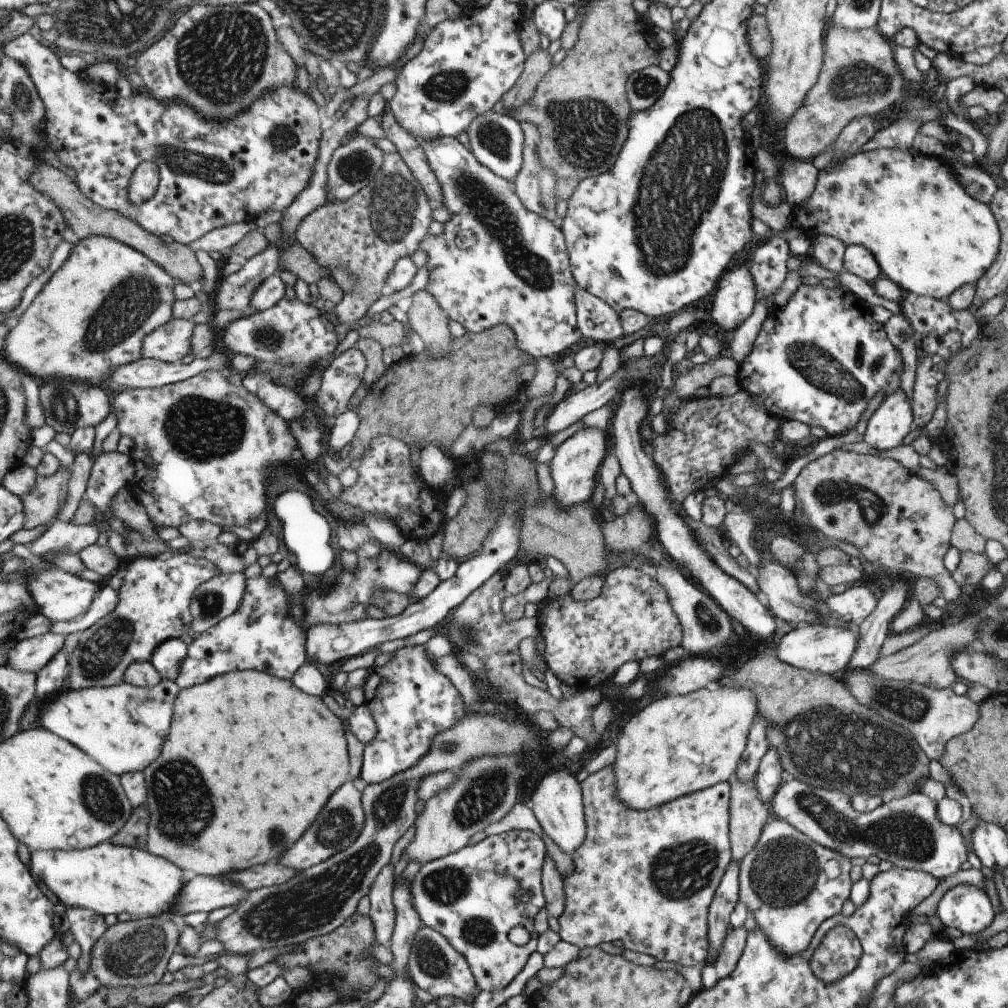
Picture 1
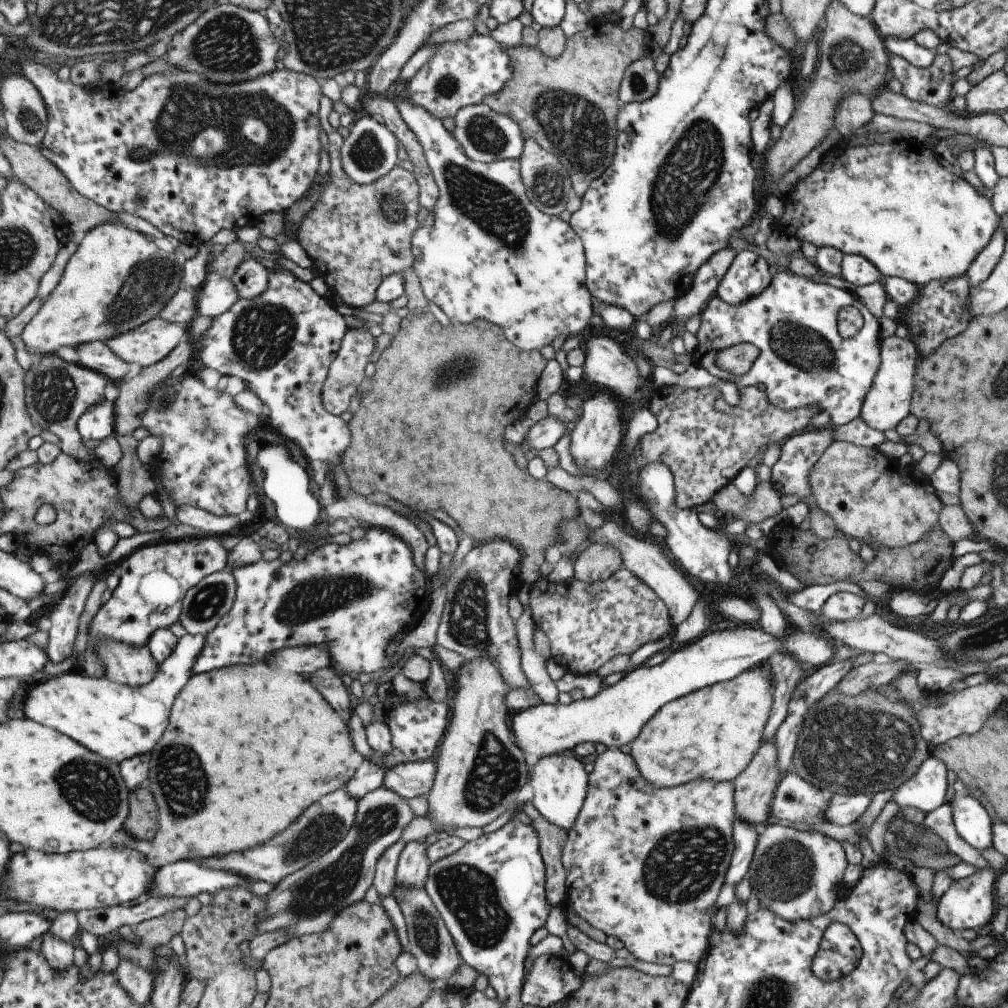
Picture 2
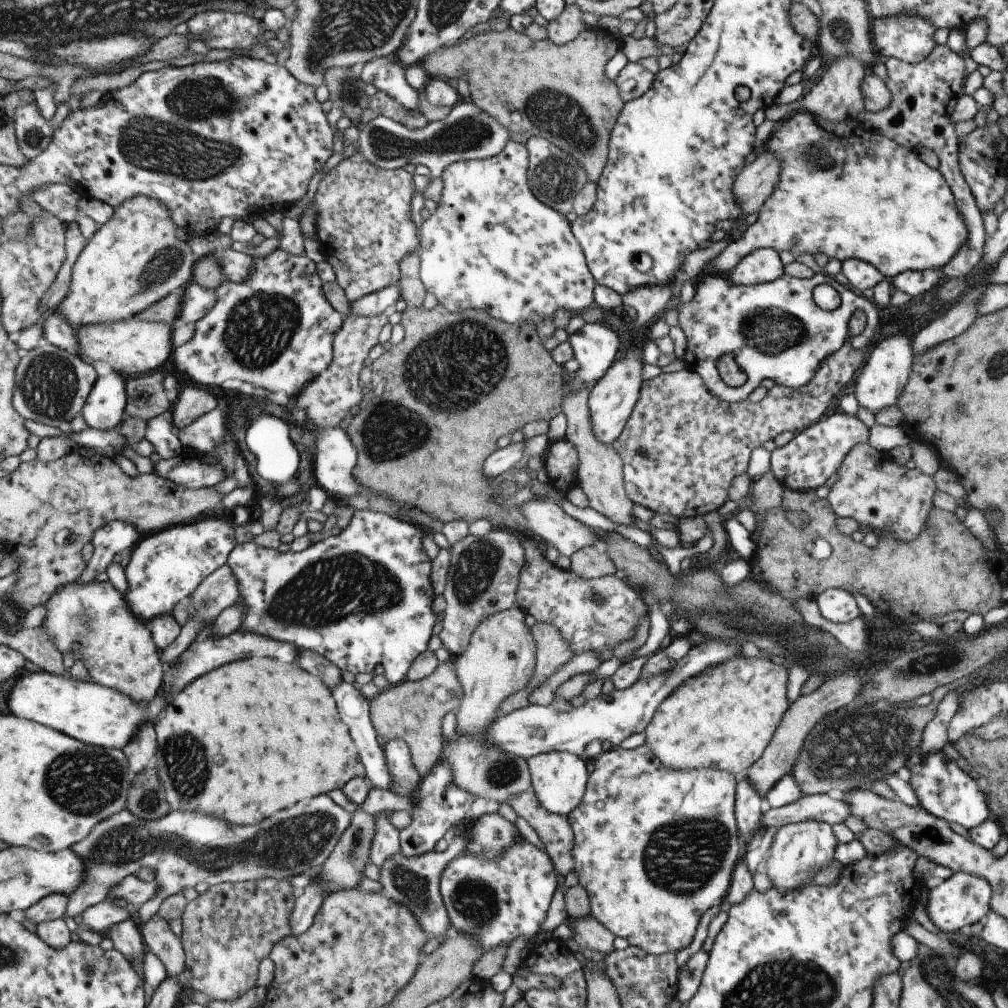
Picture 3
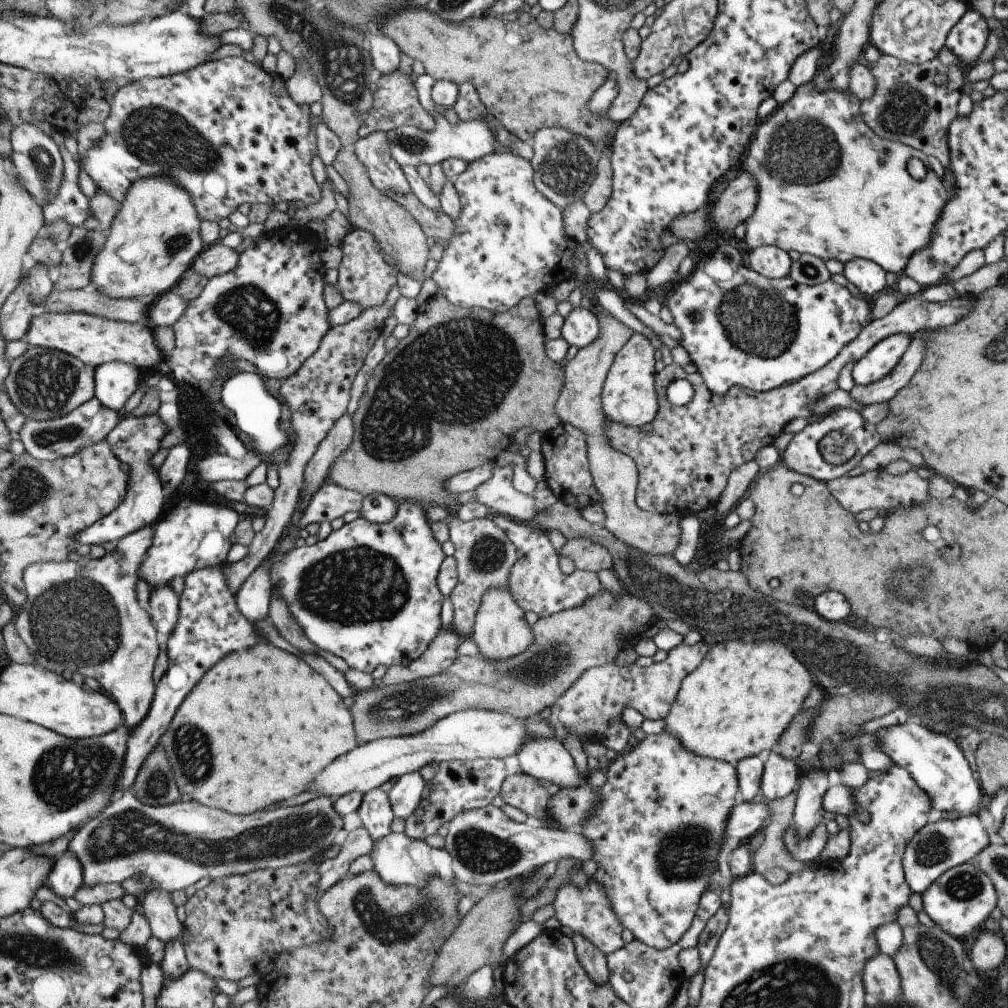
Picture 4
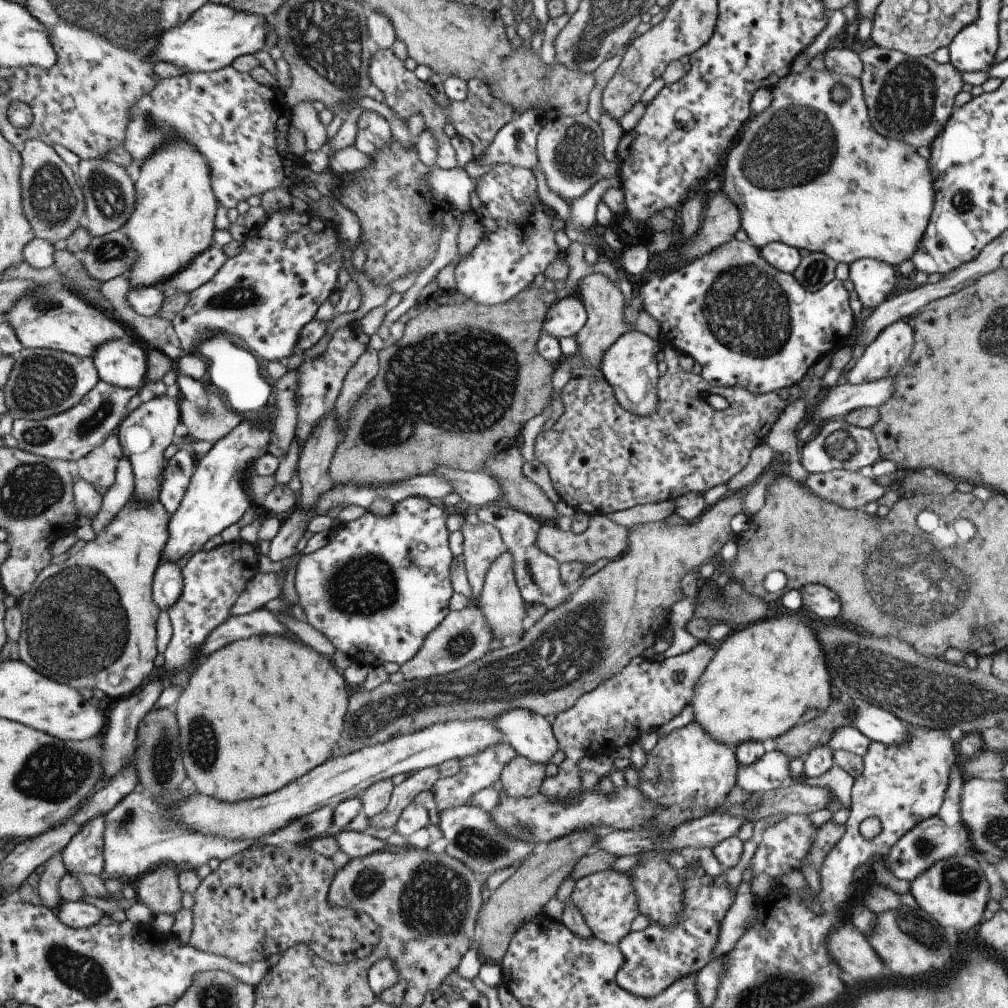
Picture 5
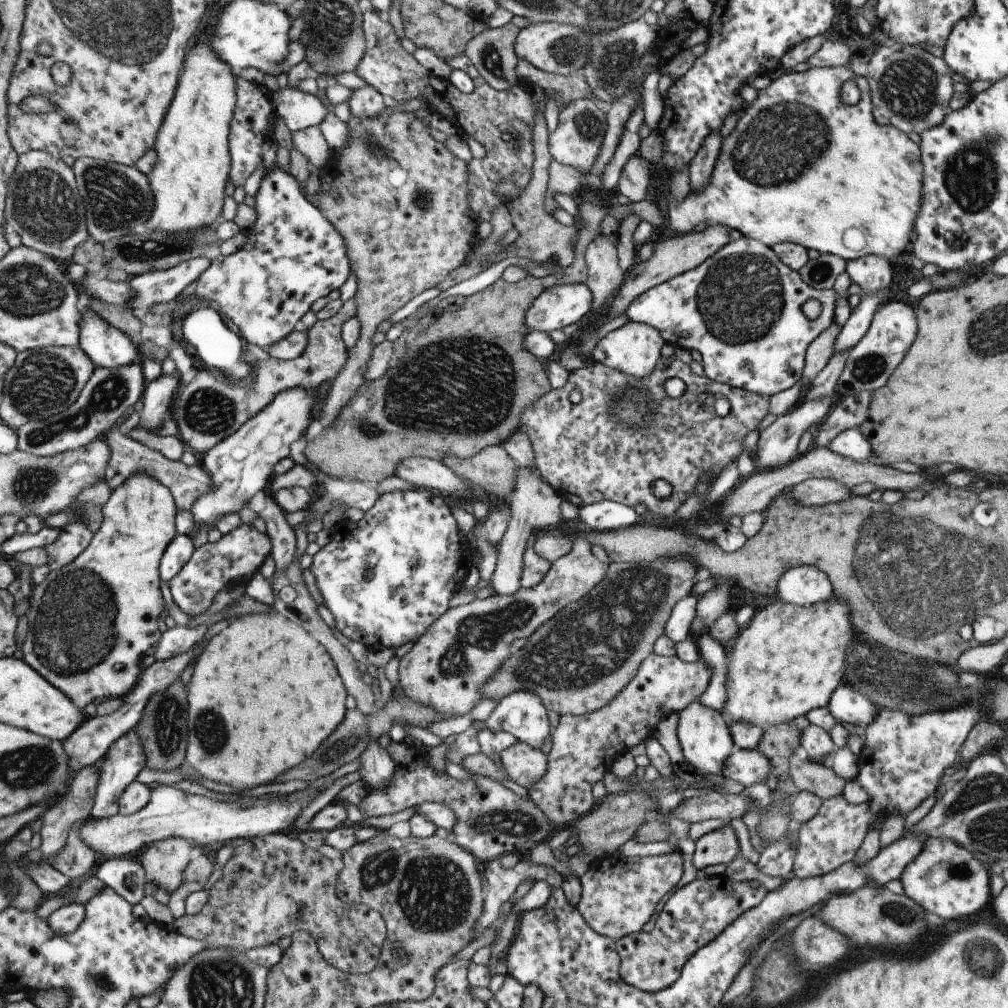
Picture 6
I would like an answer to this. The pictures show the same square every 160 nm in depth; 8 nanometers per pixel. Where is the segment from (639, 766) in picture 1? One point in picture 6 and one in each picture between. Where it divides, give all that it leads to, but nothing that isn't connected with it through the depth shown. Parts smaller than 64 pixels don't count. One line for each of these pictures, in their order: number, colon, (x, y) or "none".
2: (712, 733)
3: (724, 717)
4: (740, 699)
5: (762, 677)
6: (787, 661)

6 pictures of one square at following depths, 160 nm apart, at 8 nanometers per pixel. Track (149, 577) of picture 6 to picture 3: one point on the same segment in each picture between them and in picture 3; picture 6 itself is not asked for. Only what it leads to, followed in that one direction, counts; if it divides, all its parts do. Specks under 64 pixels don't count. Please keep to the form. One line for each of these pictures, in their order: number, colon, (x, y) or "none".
3: (93, 620)
4: (84, 616)
5: (96, 609)

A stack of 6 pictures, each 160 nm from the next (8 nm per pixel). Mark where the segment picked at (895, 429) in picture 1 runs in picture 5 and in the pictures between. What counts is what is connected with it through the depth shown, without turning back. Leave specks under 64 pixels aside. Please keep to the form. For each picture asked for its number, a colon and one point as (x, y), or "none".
2: (887, 402)
3: (879, 382)
4: (882, 357)
5: (883, 358)

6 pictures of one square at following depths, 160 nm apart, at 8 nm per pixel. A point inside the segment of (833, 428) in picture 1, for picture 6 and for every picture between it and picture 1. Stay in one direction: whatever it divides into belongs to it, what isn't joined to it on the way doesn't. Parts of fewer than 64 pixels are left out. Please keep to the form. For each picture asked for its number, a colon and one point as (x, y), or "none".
2: (802, 360)
3: (773, 329)
4: (751, 330)
5: (748, 325)
6: (740, 308)

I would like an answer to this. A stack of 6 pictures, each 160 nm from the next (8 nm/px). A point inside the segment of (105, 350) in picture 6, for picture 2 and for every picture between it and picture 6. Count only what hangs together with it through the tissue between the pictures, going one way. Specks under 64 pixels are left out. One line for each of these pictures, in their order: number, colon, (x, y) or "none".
2: (98, 423)
3: (105, 408)
4: (115, 381)
5: (124, 363)

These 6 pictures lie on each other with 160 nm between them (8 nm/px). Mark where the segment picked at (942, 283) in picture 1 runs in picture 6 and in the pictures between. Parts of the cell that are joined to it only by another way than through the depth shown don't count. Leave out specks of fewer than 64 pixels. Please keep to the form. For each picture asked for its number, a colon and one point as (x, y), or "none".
2: (893, 204)
3: (841, 192)
4: (874, 210)
5: (807, 172)
6: (770, 182)

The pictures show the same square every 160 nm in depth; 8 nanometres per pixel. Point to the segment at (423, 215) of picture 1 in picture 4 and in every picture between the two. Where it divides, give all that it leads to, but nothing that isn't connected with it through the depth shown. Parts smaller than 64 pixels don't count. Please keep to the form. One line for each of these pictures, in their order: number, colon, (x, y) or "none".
2: (357, 235)
3: (364, 228)
4: (364, 278)

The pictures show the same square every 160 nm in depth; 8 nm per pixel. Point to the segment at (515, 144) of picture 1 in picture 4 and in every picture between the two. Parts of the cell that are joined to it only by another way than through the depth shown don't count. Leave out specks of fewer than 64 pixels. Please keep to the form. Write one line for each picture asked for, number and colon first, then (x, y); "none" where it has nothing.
2: (484, 135)
3: (467, 132)
4: (469, 140)

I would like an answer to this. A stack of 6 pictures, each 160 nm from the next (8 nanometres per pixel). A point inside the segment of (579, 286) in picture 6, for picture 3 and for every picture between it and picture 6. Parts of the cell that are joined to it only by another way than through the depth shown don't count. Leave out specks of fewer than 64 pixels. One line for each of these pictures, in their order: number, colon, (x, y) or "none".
3: (593, 346)
4: (580, 326)
5: (563, 317)

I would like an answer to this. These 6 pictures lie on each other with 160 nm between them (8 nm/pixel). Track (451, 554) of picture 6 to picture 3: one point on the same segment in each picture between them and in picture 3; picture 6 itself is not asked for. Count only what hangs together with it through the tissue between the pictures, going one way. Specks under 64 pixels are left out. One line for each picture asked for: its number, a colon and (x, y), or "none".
3: (364, 597)
4: (369, 593)
5: (376, 589)

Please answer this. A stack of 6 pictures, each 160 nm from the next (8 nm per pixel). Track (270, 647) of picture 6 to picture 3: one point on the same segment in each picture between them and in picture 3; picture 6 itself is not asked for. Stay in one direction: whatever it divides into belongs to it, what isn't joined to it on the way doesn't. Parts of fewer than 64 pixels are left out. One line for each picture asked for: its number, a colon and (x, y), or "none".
3: (242, 742)
4: (261, 725)
5: (260, 714)

